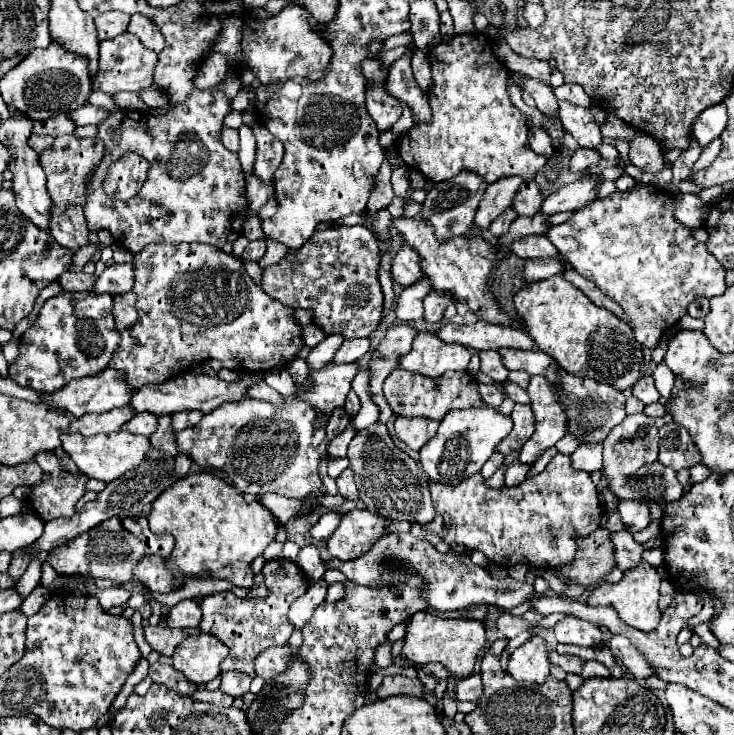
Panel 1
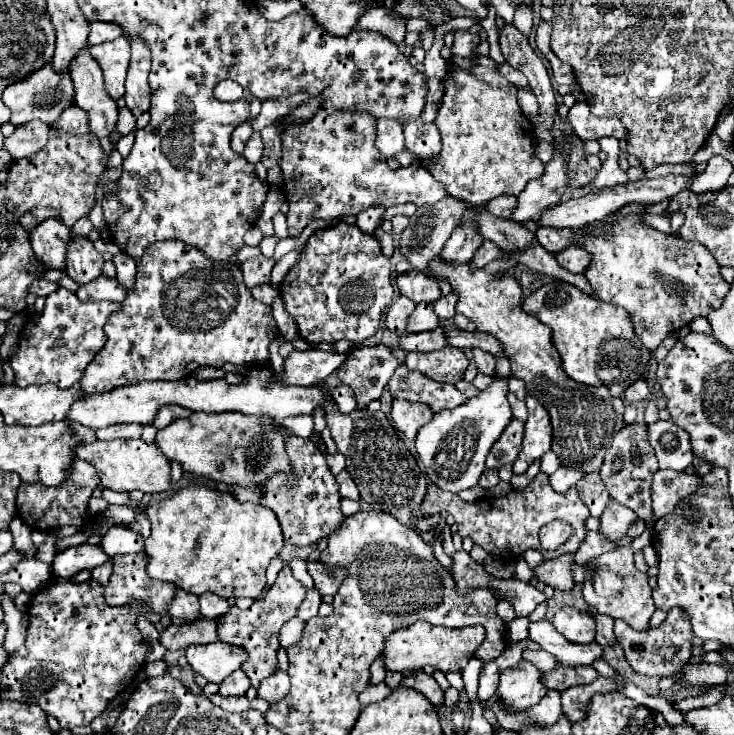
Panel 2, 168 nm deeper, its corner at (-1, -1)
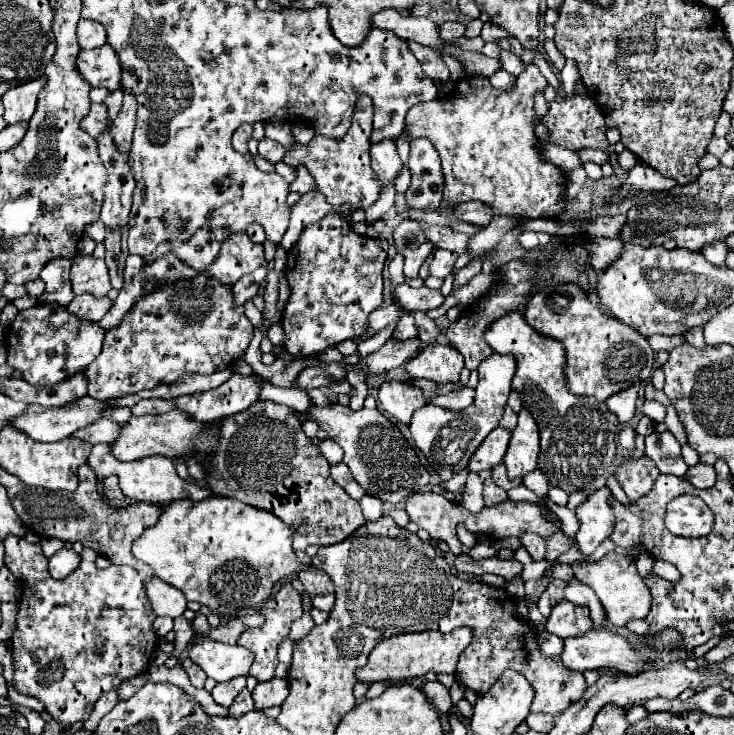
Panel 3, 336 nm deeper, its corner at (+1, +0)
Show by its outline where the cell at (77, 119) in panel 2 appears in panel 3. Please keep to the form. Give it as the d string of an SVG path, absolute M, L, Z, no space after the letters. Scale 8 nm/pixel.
M91 103L89 113L81 119L81 129L87 131L91 137L97 137L101 133L101 127L109 127L107 107L103 103Z

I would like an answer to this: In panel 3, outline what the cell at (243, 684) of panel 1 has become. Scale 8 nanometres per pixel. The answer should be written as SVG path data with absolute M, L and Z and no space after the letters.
M235 677L231 681L225 681L225 683L217 683L215 689L211 691L211 697L215 699L215 703L223 705L223 707L229 707L231 701L237 697L237 693L245 687L245 677Z

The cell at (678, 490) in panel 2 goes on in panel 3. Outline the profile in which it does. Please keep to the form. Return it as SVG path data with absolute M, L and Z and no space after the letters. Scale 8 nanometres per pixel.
M697 463L695 467L687 469L683 479L687 479L697 489L707 489L707 487L713 487L713 483L715 483L715 469L713 469L713 465Z

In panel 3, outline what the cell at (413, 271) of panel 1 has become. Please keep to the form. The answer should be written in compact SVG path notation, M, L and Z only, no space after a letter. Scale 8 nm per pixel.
M397 285L395 289L395 299L403 305L405 311L431 311L437 309L443 303L443 295L437 289L429 289L429 287L421 287L421 289L413 289L409 285Z

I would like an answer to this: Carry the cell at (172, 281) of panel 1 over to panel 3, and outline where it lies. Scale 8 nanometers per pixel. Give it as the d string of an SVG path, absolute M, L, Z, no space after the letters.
M203 273L193 279L161 283L161 287L155 287L149 295L141 295L127 311L123 321L105 333L105 347L101 355L83 371L89 383L87 393L95 399L111 399L139 393L143 389L155 389L163 383L175 383L183 375L209 375L215 371L223 371L243 357L251 339L253 325L243 313L243 307L237 307L233 303L231 285L219 283L217 279Z

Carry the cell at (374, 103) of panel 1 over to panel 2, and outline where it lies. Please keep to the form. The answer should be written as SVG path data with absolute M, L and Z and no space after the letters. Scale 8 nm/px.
M379 118L379 120L377 120L375 148L379 148L379 152L383 154L385 160L395 158L399 152L403 152L403 150L405 150L403 126L401 126L397 120Z

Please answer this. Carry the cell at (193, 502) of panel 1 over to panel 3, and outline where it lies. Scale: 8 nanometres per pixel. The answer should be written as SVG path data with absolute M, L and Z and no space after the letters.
M213 495L205 501L171 501L163 507L159 521L145 529L133 543L133 555L139 561L145 561L159 579L181 589L187 601L197 601L223 617L235 617L241 609L257 607L273 593L275 585L283 577L301 569L301 563L291 549L291 531L285 523L281 523L273 513L265 513L263 509L237 503L235 499L225 499L221 495Z

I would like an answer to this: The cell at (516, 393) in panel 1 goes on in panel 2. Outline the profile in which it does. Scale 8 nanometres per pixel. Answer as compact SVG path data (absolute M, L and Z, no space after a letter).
M509 392L507 398L509 398L511 410L513 410L513 418L517 418L517 420L527 420L527 408L525 408L525 402L519 402L519 400L515 398L513 392Z

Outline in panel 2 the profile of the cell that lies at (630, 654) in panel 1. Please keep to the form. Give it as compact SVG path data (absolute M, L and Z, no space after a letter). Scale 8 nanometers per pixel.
M589 608L591 616L595 618L597 622L597 630L595 630L595 640L607 648L607 646L613 646L615 644L615 634L613 634L613 620L611 616L603 616L599 612L595 612L595 608Z

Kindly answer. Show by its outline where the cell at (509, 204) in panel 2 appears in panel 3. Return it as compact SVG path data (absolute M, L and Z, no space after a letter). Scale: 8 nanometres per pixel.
M469 201L469 203L461 203L457 207L455 217L457 219L463 219L463 221L469 221L473 225L479 225L479 227L487 227L487 223L493 217L493 209L489 205L485 205L485 203Z

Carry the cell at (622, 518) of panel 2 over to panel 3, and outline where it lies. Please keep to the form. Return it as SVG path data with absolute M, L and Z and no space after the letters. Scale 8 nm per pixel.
M605 485L597 489L583 505L577 507L577 517L581 521L581 529L577 533L579 551L587 557L591 555L615 529L615 515L609 501L613 499L611 489Z

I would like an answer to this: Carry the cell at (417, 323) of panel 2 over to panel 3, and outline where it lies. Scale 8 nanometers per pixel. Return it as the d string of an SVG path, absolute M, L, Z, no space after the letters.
M403 313L403 317L397 321L393 337L399 339L399 341L407 341L407 339L413 339L415 335L417 335L417 325L413 321L413 315L411 313Z

